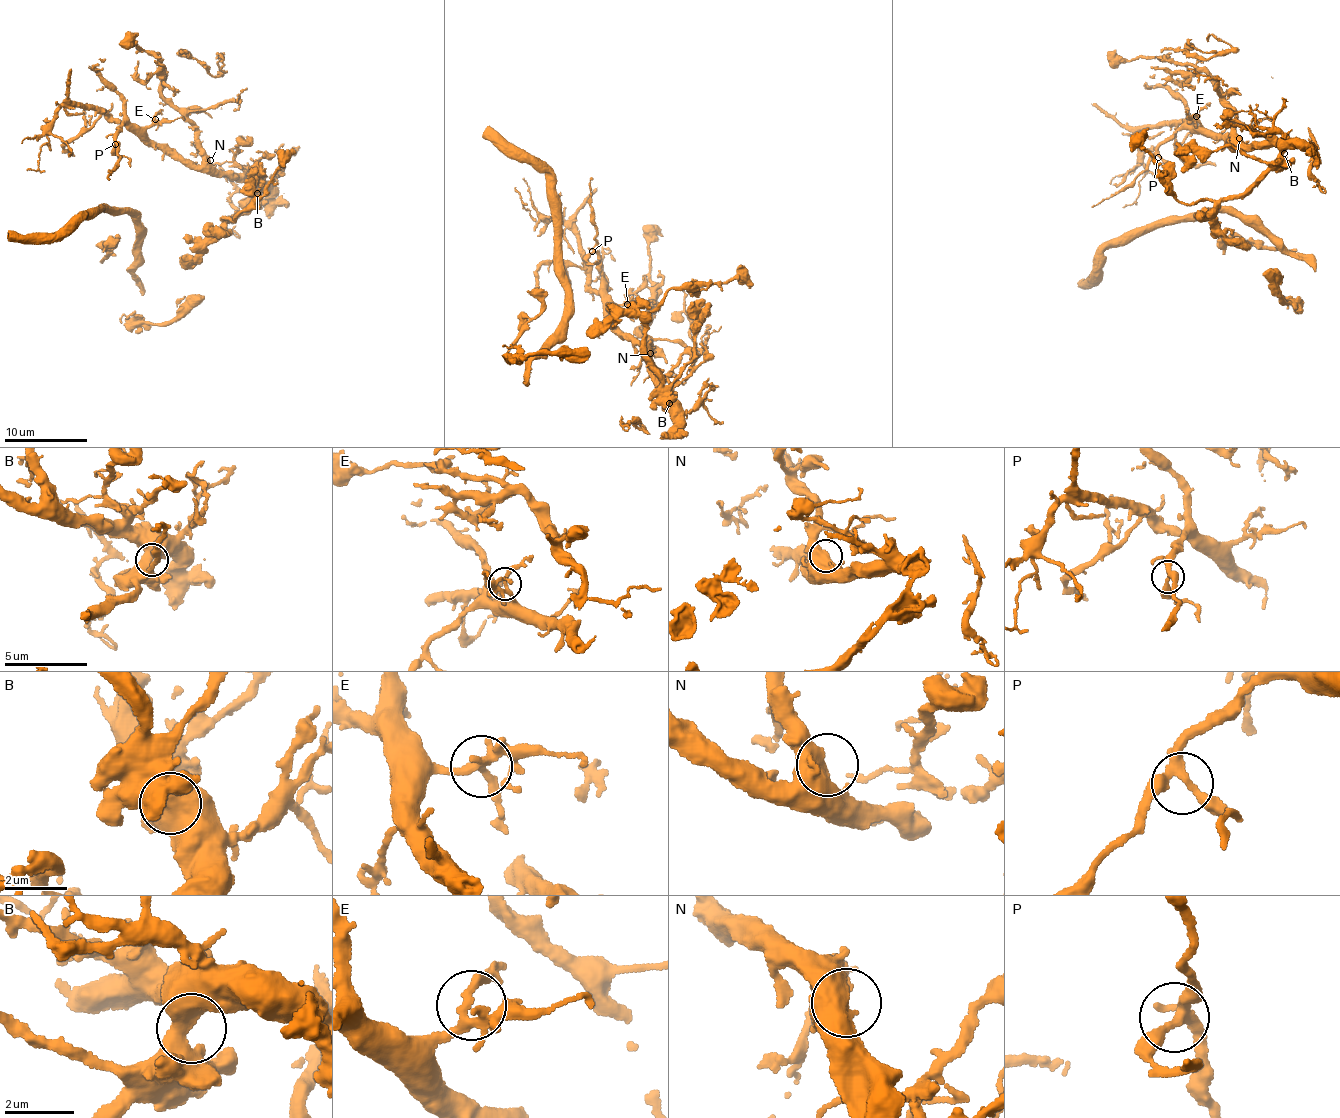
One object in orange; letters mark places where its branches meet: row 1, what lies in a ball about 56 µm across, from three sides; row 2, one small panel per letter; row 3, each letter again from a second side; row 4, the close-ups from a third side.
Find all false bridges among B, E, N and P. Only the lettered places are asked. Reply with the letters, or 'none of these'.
none of these

